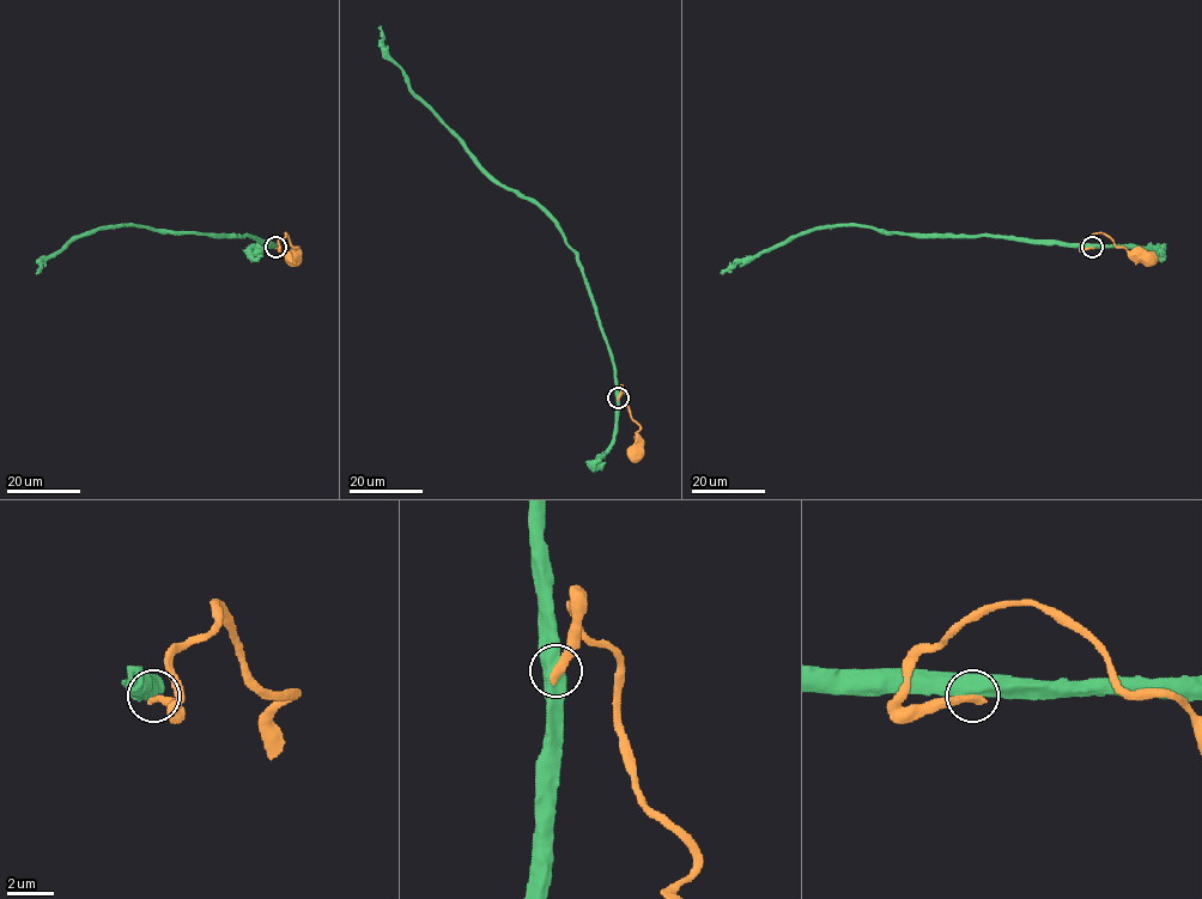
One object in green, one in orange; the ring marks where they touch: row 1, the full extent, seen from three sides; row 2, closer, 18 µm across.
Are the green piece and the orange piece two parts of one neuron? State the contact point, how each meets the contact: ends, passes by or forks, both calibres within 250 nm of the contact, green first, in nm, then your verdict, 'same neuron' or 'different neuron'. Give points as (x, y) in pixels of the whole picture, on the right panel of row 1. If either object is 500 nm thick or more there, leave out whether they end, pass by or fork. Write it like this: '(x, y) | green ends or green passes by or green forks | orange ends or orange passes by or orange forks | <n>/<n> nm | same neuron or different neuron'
(1092, 247) | 600/400 nm | different neuron

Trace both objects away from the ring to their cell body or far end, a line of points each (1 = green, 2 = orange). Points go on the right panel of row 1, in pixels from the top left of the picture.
1: (1092, 247), (990, 236), (881, 232), (861, 225), (819, 225), (742, 260), (721, 274)
2: (1092, 247), (1082, 249), (1081, 243), (1097, 234), (1105, 234), (1117, 247), (1153, 260)

